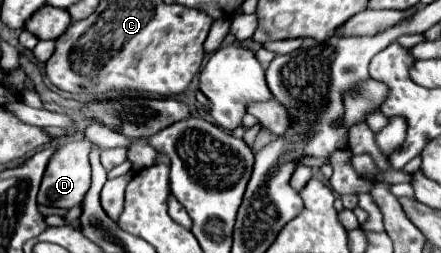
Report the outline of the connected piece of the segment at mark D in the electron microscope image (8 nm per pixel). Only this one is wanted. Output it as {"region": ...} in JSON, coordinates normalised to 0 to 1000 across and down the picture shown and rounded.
{"region":[[[184,549],[184,557],[161,557],[161,565],[143,573],[143,589],[129,589],[129,605],[120,605],[120,621],[107,644],[98,723],[93,723],[93,747],[84,771],[84,794],[93,810],[161,826],[188,794],[188,779],[206,731],[206,652],[202,652],[206,581],[211,581],[206,557]]]}

